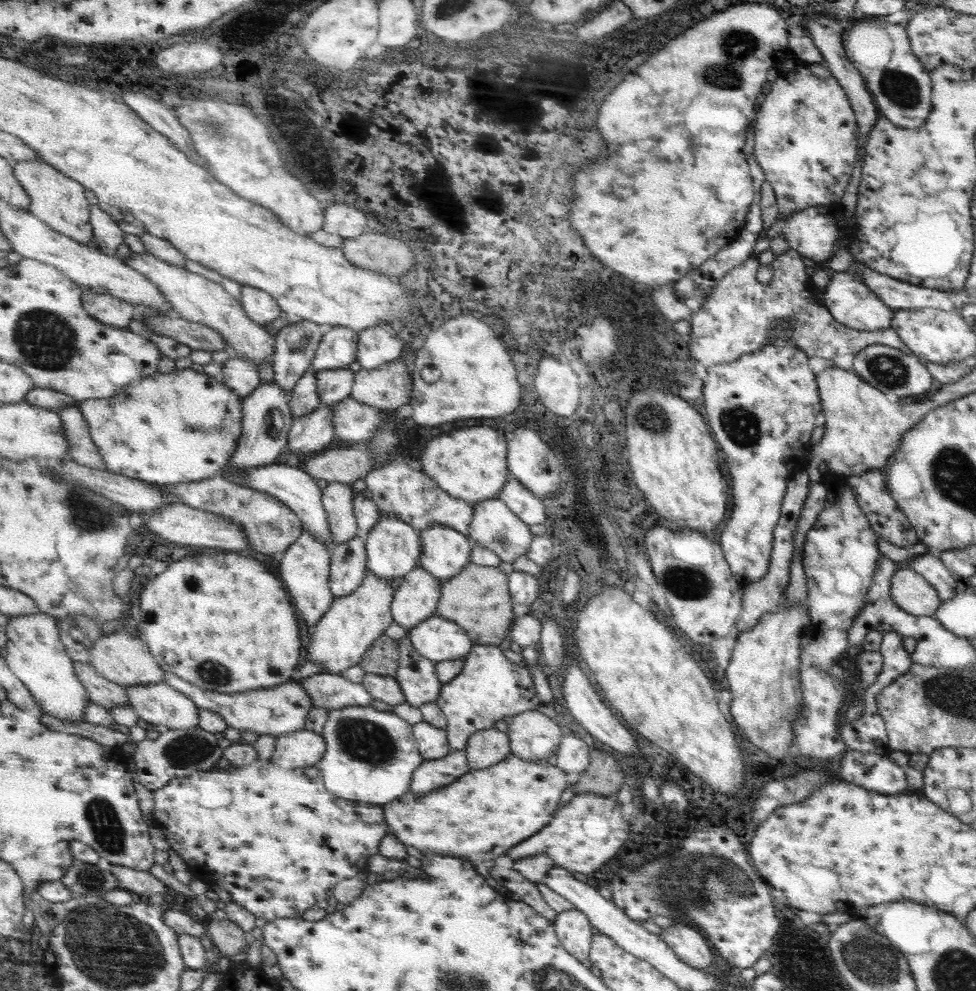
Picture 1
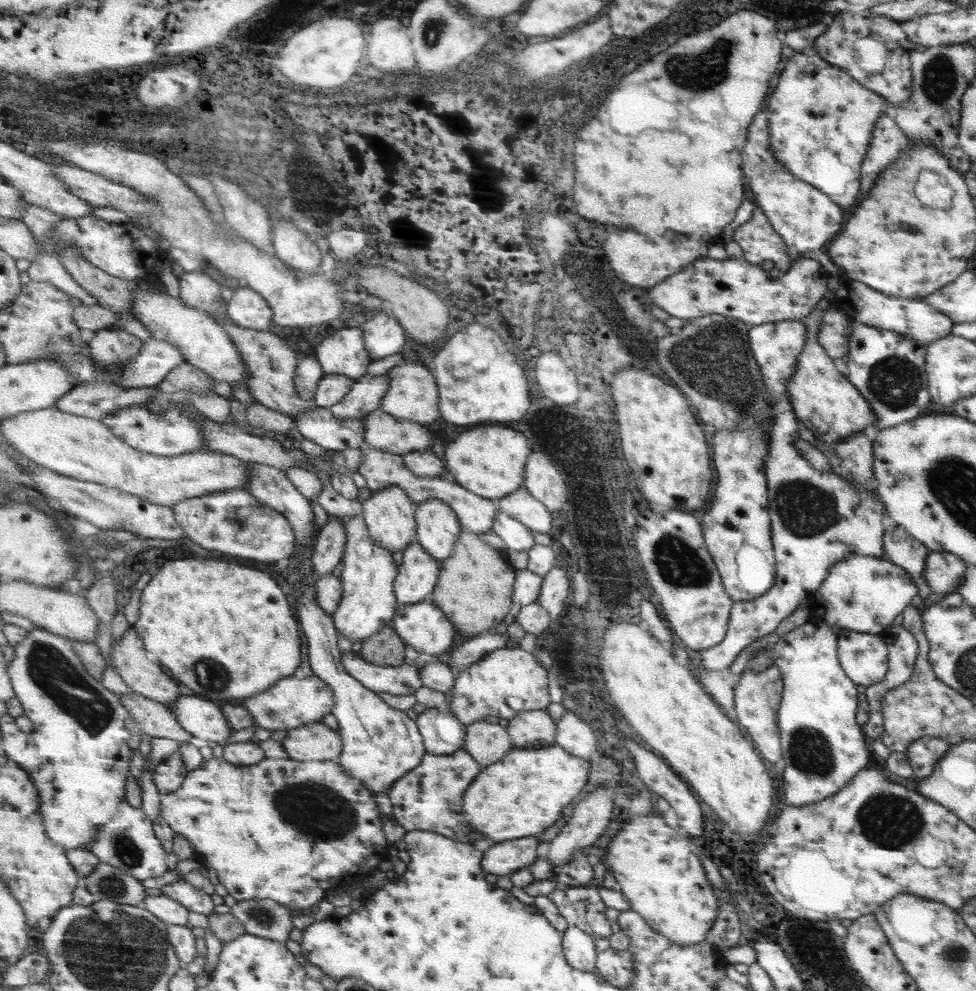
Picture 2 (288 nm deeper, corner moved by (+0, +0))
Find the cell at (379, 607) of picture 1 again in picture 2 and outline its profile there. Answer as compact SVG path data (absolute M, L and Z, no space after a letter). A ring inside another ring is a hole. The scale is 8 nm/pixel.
M345 516L345 528L349 534L349 550L345 552L343 572L341 572L341 578L345 582L345 598L341 600L339 610L333 616L339 634L351 644L355 644L373 638L383 628L391 626L391 622L397 618L397 610L401 606L397 602L397 592L395 592L399 566L395 566L391 552L381 550L373 542L363 518Z

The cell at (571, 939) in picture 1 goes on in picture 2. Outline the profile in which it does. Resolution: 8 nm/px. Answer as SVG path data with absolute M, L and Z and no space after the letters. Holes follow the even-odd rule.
M567 926L567 930L563 930L563 952L569 966L577 970L591 972L593 964L597 964L593 938L575 926Z

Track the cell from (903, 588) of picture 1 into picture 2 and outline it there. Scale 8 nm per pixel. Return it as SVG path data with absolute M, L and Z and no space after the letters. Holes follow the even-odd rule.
M851 556L829 568L827 578L811 598L809 606L823 610L821 622L827 626L837 624L841 630L879 636L889 626L893 626L893 618L897 614L903 614L909 604L915 604L917 598L919 590L901 566L895 566L889 560Z

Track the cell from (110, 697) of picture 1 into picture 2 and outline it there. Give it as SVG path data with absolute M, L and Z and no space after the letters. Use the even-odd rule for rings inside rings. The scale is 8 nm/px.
M113 692L133 714L133 720L143 728L143 732L153 738L171 738L181 742L191 740L191 732L185 730L173 710L161 702L155 702L139 692Z

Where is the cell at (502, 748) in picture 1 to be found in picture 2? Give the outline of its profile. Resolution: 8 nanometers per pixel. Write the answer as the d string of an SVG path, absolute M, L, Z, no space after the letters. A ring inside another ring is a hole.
M481 720L481 722L467 726L467 740L463 748L469 754L473 754L473 758L483 768L487 768L503 760L509 752L513 752L515 742L507 728Z

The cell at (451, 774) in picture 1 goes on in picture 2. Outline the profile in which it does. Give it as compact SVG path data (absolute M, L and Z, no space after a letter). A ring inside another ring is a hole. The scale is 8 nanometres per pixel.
M465 748L453 752L453 754L429 754L425 756L425 762L417 766L411 774L401 778L391 790L389 796L395 806L395 816L405 826L407 832L423 830L423 832L441 832L441 834L455 834L461 832L465 836L471 836L471 830L461 826L457 822L457 814L463 812L463 794L467 786L479 778L483 772L483 766L469 754ZM453 830L453 832L451 832Z

